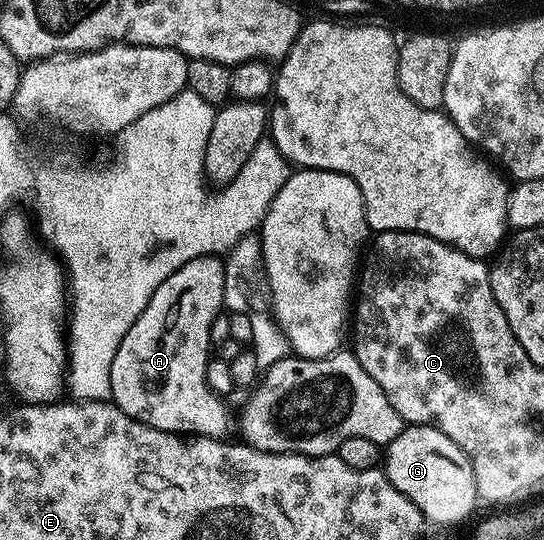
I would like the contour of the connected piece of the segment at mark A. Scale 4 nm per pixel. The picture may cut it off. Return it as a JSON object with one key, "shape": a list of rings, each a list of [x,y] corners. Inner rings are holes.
{"shape":[[[199,256],[190,262],[186,262],[178,270],[174,270],[174,274],[170,274],[170,278],[166,278],[166,282],[162,282],[162,286],[158,286],[158,290],[154,290],[146,310],[142,310],[142,314],[134,322],[134,326],[130,326],[130,330],[126,330],[126,338],[122,338],[122,346],[118,346],[118,354],[114,354],[114,366],[110,366],[110,390],[112,391],[111,403],[123,410],[130,419],[141,420],[143,424],[148,424],[150,427],[163,432],[191,434],[195,437],[211,436],[213,438],[220,438],[225,435],[223,432],[228,428],[228,412],[224,409],[225,401],[209,388],[205,380],[210,359],[210,353],[208,353],[208,348],[210,349],[208,339],[210,326],[214,322],[214,318],[221,315],[224,308],[223,270],[224,261],[220,256]]]}

